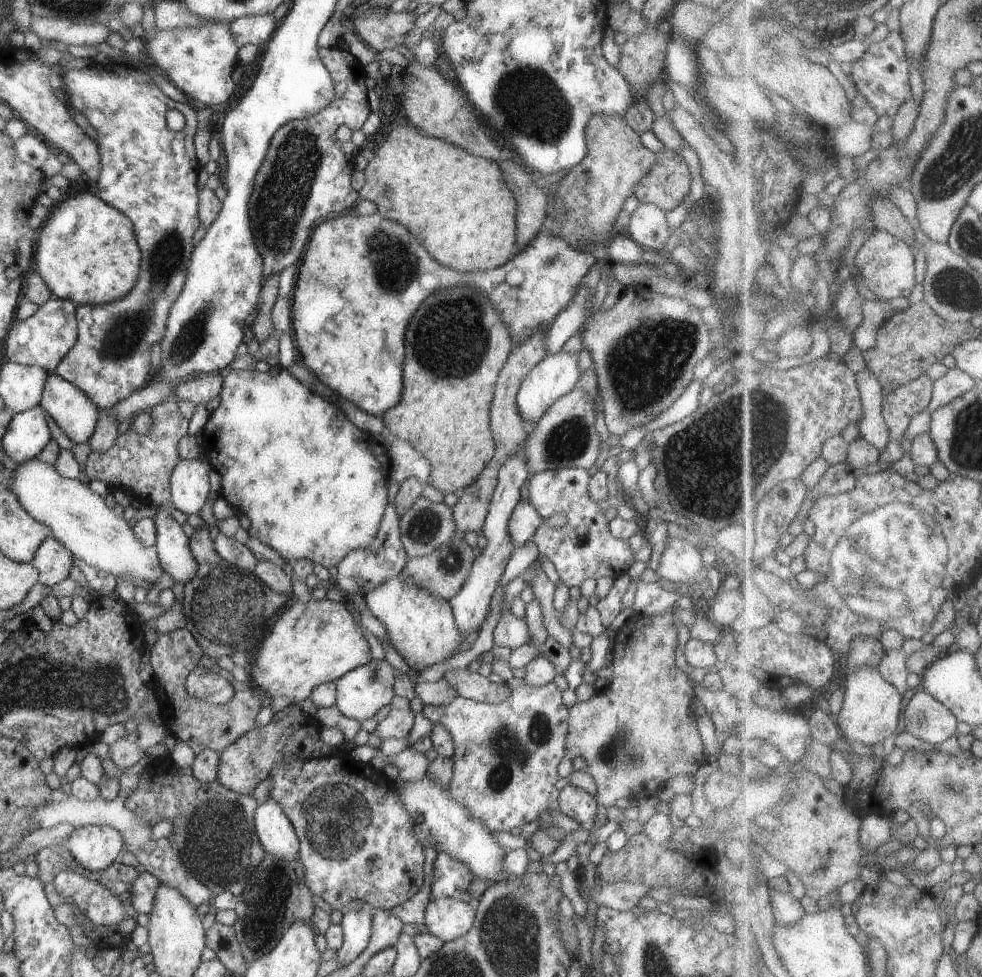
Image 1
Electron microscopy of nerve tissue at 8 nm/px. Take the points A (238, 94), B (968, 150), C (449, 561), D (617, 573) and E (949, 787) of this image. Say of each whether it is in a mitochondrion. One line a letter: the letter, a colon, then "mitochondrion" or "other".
A: other
B: mitochondrion
C: mitochondrion
D: other
E: mitochondrion

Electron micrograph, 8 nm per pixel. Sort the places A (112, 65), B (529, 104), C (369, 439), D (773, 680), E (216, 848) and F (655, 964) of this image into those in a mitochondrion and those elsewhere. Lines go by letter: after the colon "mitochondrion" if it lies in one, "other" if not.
A: other
B: mitochondrion
C: other
D: other
E: mitochondrion
F: mitochondrion

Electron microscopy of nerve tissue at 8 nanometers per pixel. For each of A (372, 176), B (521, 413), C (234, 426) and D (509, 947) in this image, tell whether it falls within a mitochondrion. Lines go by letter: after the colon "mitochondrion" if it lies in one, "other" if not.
A: other
B: other
C: other
D: mitochondrion

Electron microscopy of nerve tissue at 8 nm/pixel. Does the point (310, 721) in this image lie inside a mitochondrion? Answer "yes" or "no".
no

